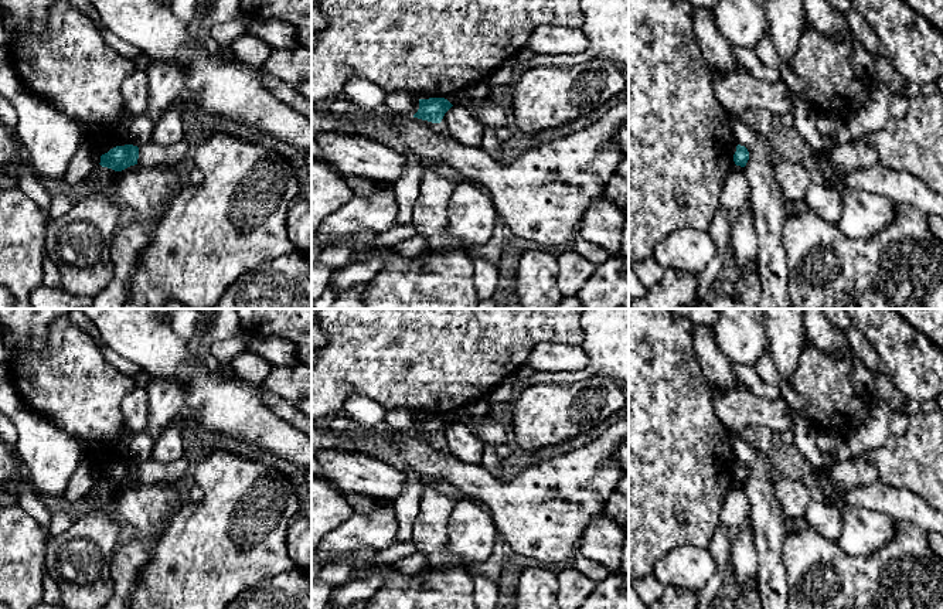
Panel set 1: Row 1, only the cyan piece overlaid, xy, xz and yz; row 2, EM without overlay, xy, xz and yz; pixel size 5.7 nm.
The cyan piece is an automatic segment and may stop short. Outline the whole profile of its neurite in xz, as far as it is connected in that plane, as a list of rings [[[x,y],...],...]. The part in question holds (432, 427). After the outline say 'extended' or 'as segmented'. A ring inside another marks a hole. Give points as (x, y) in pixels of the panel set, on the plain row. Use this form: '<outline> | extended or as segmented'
[[[429,415],[429,416],[419,416],[419,426],[413,432],[413,435],[428,438],[432,440],[440,440],[445,431],[453,422],[445,415]]] | as segmented

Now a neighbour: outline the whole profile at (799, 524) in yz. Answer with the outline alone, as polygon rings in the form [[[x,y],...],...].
[[[804,517],[786,518],[786,531],[787,531],[787,534],[801,533],[801,531],[804,531],[807,528],[808,528],[808,524],[804,520]]]

